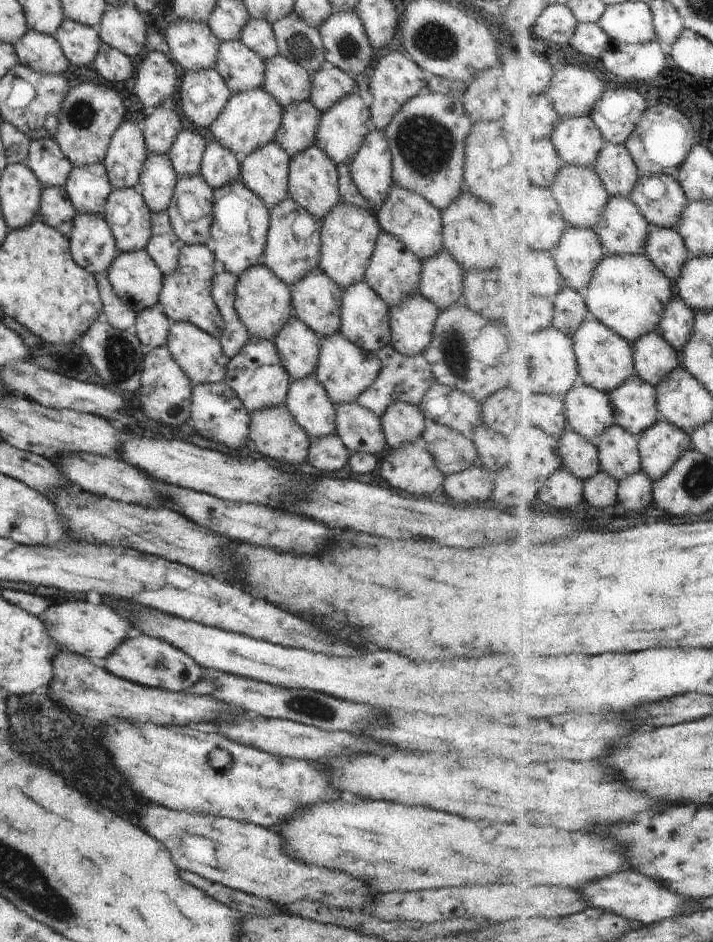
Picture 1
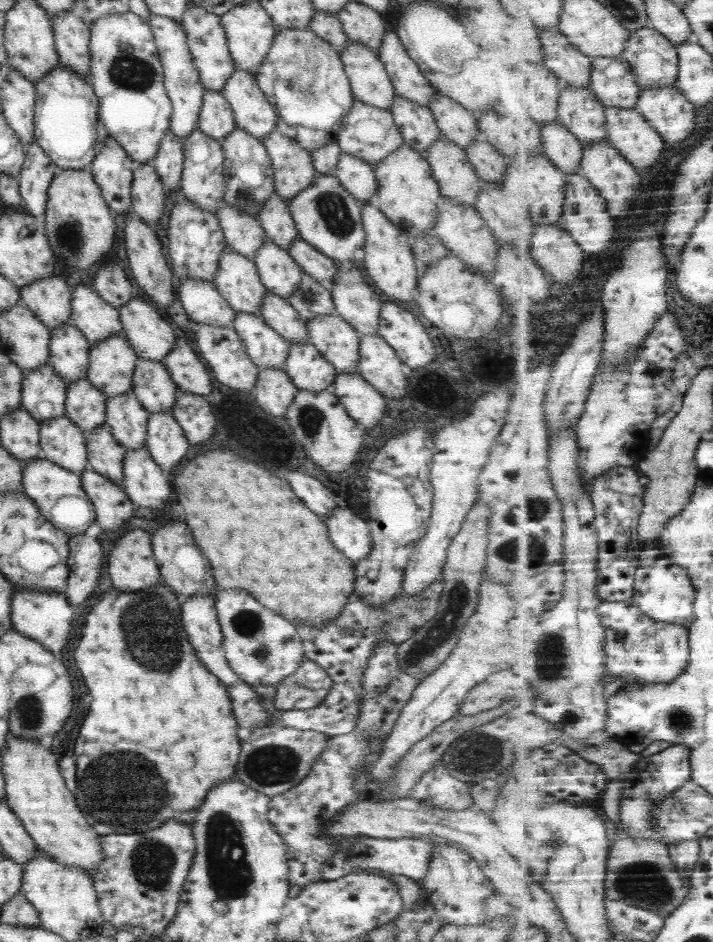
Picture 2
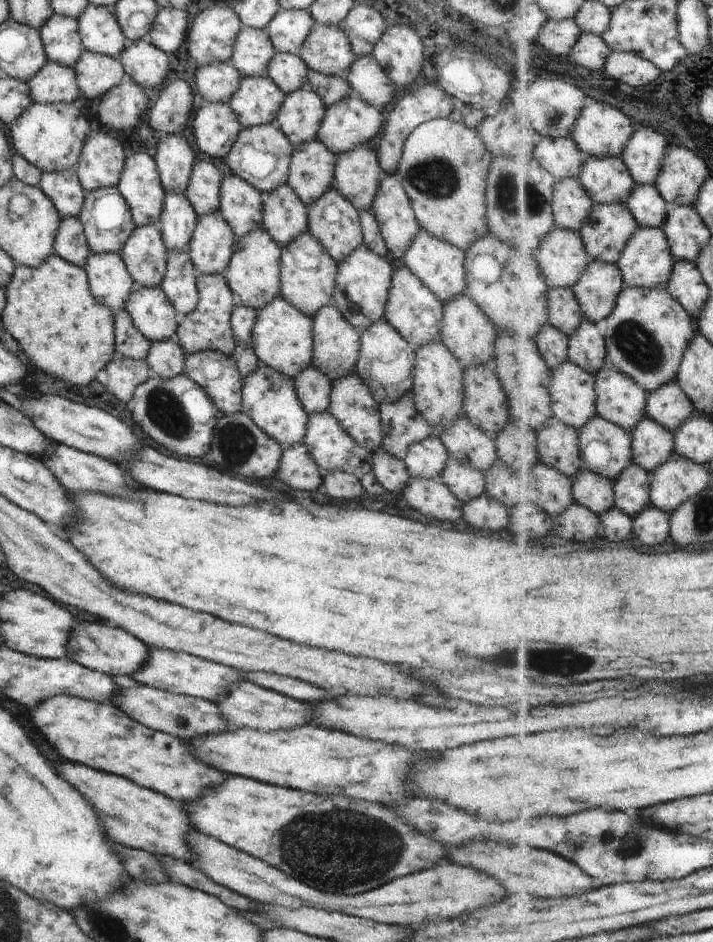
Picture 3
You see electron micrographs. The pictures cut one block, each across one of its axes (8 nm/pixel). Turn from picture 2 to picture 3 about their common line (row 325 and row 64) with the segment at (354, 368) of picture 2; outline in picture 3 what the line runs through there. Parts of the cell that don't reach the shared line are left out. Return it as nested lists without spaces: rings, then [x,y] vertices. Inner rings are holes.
[[[316,22],[296,54],[316,73],[337,75],[345,79],[348,68],[356,56],[346,34],[338,25],[322,25]]]

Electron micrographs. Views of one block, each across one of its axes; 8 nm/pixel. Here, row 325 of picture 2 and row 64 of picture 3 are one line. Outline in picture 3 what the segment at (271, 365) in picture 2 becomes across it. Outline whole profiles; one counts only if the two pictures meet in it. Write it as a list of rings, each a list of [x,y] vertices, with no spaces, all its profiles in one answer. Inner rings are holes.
[[[243,24],[236,36],[230,62],[241,77],[266,77],[268,62],[275,52],[264,30]]]

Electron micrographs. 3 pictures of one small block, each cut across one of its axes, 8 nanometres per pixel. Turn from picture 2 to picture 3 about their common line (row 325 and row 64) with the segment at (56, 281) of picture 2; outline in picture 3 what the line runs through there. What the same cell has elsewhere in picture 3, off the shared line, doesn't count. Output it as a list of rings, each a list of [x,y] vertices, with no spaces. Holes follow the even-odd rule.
[[[50,60],[27,84],[36,103],[72,103],[81,96],[73,68]]]

